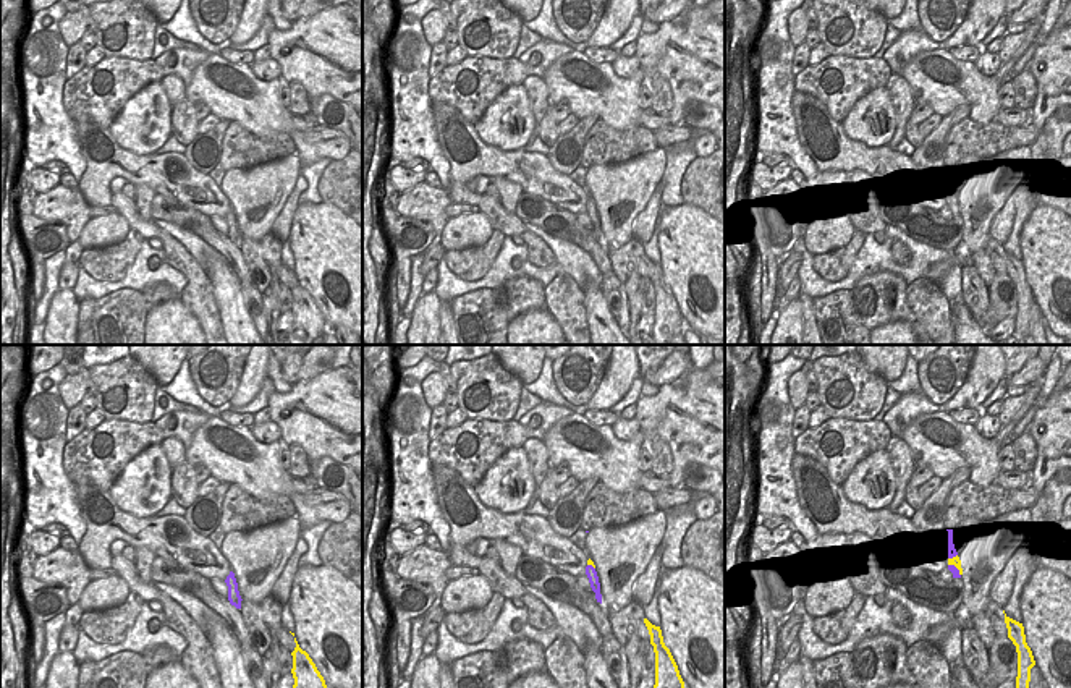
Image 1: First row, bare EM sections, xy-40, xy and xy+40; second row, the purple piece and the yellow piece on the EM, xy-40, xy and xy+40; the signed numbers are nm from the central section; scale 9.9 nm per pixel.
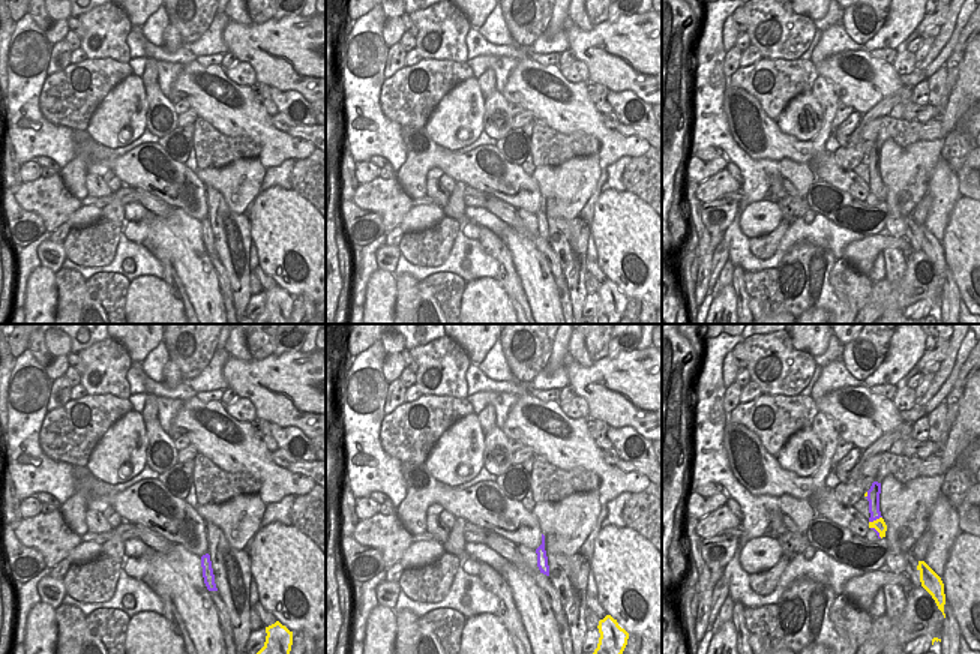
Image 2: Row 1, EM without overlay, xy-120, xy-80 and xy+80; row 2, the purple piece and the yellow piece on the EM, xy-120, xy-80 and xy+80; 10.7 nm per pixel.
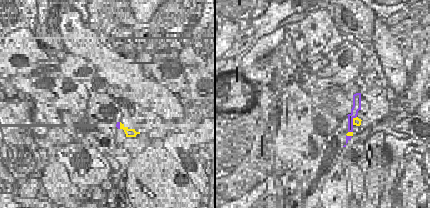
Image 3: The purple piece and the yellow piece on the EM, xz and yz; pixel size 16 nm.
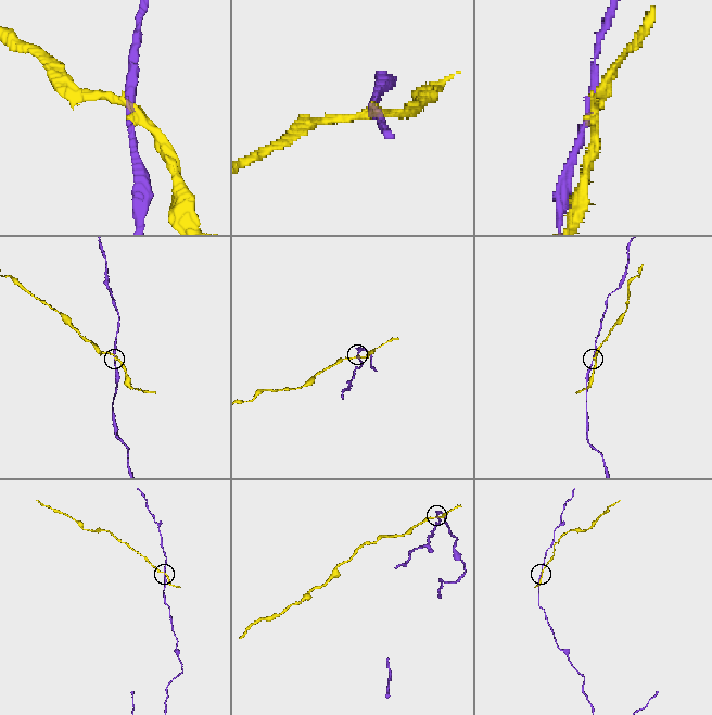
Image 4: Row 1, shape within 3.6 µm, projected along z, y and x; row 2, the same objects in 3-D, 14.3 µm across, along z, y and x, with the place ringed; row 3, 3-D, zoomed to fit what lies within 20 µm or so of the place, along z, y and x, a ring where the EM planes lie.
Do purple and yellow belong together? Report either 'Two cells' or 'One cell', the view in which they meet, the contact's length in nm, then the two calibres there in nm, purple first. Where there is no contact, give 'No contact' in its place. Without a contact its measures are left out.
Two cells. Touches purple in xy+40. Shared border 170 nm. Thickness 70 nm (purple) against 90 nm.

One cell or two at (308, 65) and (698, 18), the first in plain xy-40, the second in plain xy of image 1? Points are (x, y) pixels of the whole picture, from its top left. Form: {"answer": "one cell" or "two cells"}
{"answer": "one cell"}

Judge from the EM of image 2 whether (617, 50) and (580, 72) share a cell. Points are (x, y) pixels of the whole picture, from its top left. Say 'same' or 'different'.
different

